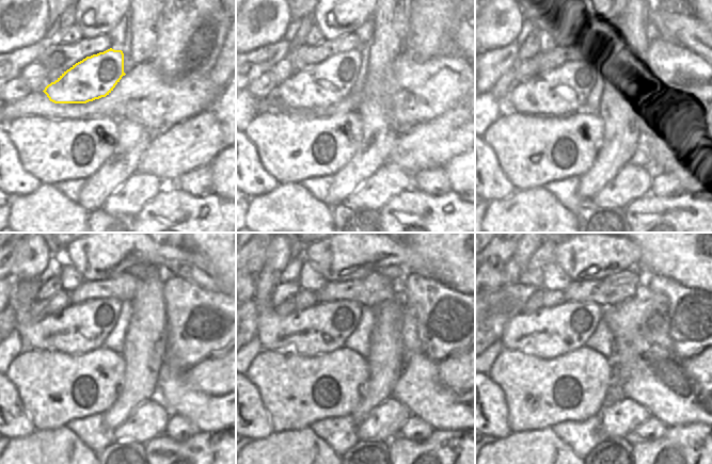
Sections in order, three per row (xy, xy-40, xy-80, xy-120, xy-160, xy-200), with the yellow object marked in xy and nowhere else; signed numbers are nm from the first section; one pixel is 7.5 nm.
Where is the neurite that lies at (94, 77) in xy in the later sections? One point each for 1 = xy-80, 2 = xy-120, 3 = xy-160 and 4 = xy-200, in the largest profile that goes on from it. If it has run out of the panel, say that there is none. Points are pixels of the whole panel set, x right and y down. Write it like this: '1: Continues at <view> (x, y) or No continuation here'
1: Continues at xy-80 (560, 91)
2: Continues at xy-120 (82, 328)
3: Continues at xy-160 (323, 328)
4: Continues at xy-200 (547, 333).

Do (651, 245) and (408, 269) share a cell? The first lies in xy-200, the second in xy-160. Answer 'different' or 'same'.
different

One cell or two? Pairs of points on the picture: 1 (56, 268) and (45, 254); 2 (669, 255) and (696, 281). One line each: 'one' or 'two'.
1: two
2: one

